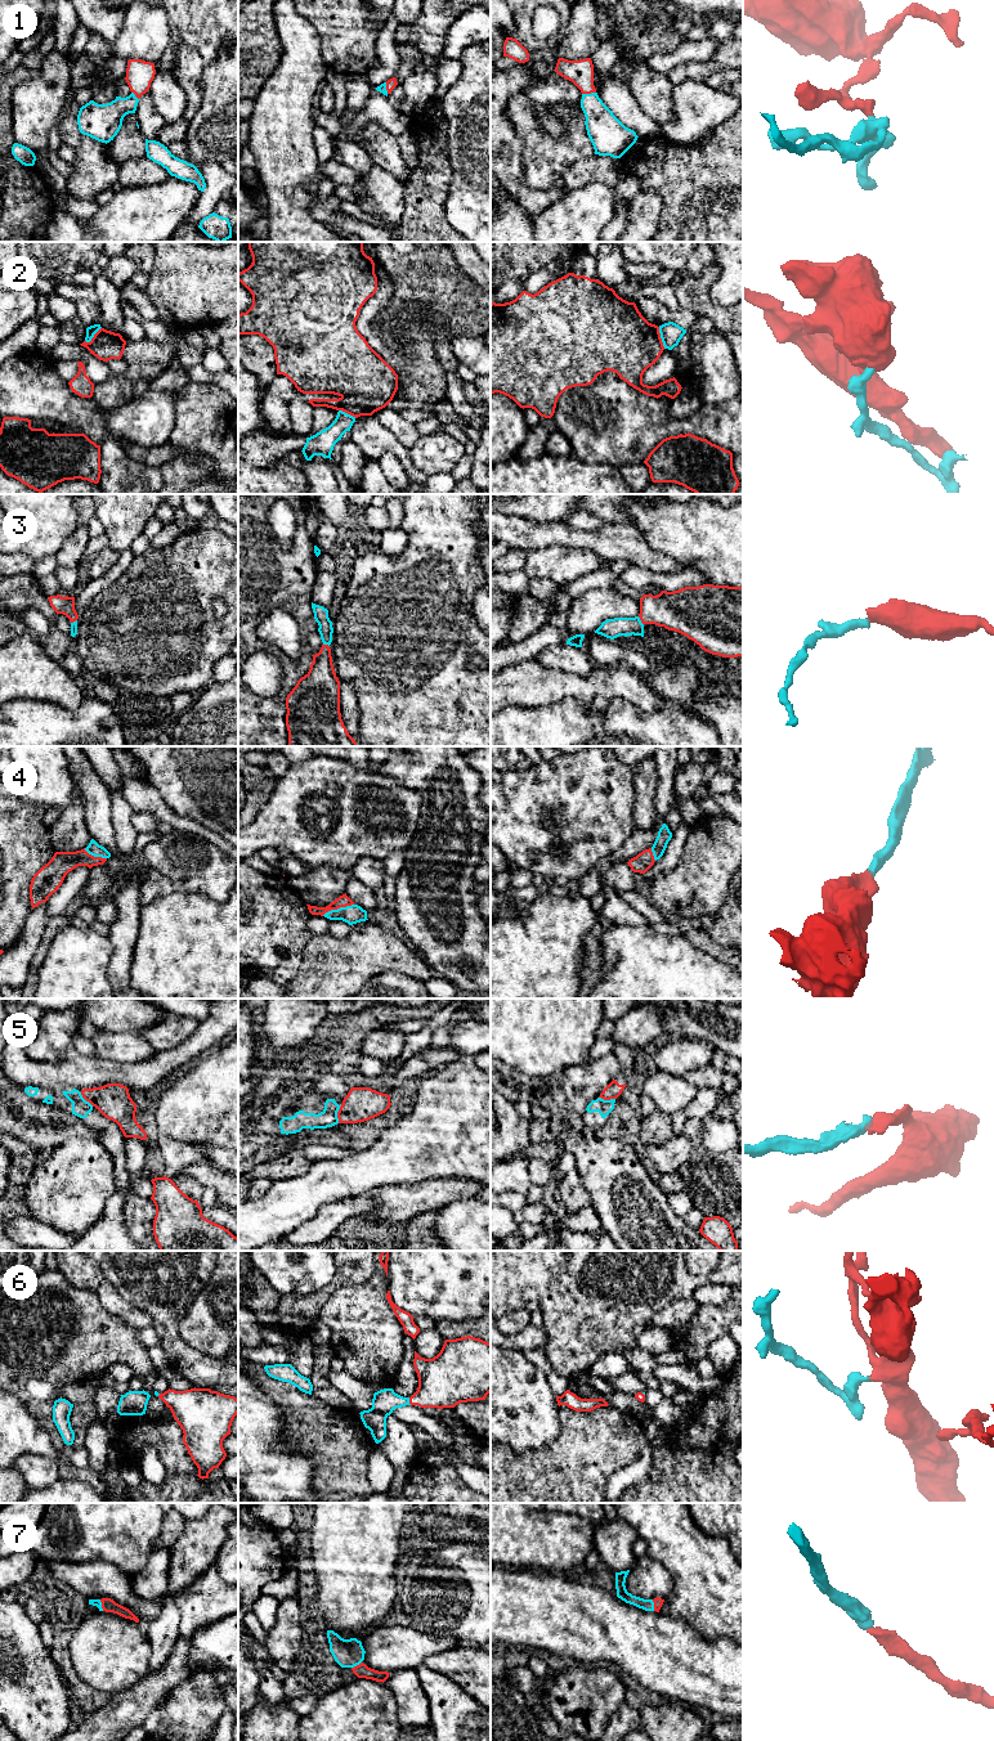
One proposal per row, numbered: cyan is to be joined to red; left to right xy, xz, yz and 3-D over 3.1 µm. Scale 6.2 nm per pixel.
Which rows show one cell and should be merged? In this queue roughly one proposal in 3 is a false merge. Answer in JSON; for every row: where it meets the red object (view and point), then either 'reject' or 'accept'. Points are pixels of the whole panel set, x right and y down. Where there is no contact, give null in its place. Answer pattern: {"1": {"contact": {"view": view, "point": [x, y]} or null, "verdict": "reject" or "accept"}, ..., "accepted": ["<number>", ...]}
{"1": {"contact": {"view": "yz", "point": [589, 93]}, "verdict": "accept"}, "2": {"contact": {"view": "yz", "point": [659, 337]}, "verdict": "reject"}, "3": {"contact": {"view": "yz", "point": [640, 619]}, "verdict": "accept"}, "4": {"contact": {"view": "xz", "point": [337, 907]}, "verdict": "accept"}, "5": {"contact": {"view": "xy", "point": [85, 1099]}, "verdict": "reject"}, "6": {"contact": {"view": "xz", "point": [410, 1401]}, "verdict": "accept"}, "7": {"contact": {"view": "yz", "point": [654, 1605]}, "verdict": "accept"}, "accepted": ["1", "3", "4", "6", "7"]}

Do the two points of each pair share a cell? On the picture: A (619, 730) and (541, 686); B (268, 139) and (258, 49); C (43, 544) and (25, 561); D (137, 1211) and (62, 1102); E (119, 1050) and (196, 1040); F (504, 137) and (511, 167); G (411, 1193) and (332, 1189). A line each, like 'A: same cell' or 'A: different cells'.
A: different cells
B: different cells
C: different cells
D: same cell
E: different cells
F: same cell
G: different cells

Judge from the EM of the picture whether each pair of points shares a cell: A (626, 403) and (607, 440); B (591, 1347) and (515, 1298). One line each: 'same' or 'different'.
A: same
B: same

